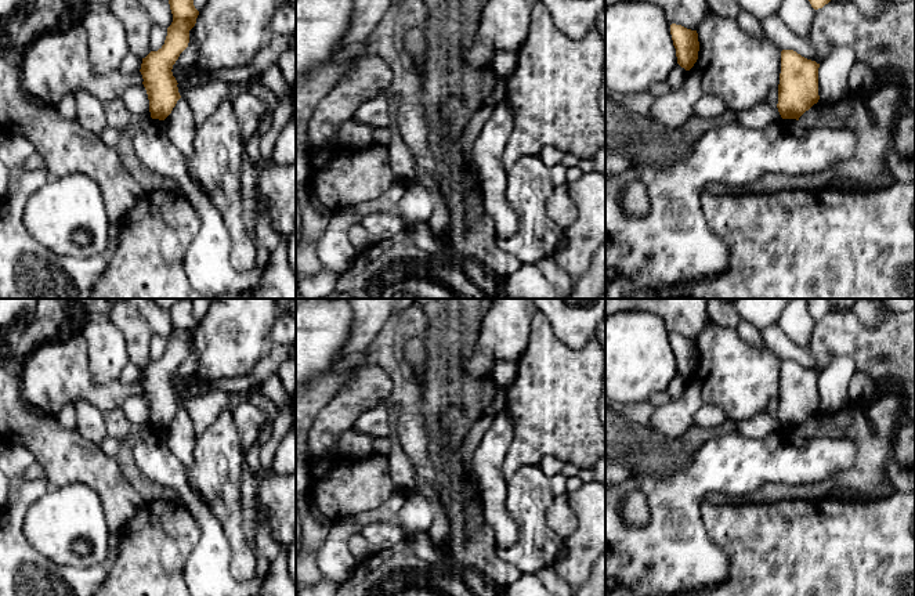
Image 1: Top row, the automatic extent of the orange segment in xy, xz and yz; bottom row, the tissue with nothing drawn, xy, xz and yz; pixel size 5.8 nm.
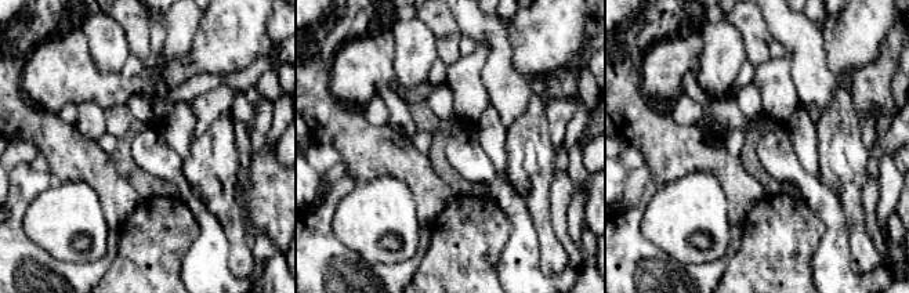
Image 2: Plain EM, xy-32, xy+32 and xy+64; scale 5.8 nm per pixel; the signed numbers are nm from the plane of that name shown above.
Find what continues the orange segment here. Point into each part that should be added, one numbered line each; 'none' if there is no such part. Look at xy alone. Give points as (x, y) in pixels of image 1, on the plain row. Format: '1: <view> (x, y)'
none

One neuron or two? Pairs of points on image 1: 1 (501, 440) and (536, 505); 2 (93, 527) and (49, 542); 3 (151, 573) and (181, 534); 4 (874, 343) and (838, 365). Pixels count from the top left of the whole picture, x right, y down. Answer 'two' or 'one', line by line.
1: two
2: one
3: one
4: two

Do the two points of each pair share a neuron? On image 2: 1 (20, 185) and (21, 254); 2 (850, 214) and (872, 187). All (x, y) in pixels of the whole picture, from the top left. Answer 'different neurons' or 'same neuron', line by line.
1: same neuron
2: different neurons

